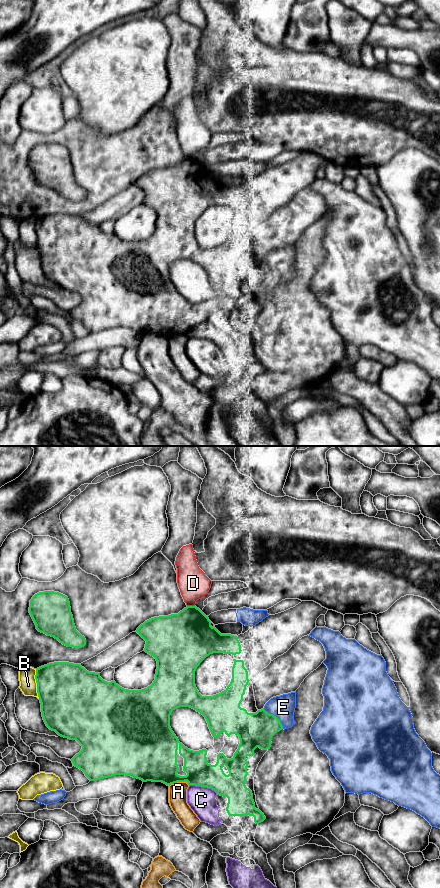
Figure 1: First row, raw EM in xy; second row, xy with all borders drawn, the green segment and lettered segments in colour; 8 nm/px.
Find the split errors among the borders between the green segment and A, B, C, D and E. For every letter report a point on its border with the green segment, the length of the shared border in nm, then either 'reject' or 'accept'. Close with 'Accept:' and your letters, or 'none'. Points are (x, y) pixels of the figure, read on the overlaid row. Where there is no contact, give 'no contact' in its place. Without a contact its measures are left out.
A: contact xy (177, 781); length 120 nm; reject
B: contact xy (37, 684); length 240 nm; reject
C: contact xy (203, 786); length 240 nm; reject
D: contact xy (191, 606); length 60 nm; reject
E: contact xy (275, 716); length 240 nm; reject
Accept: none

